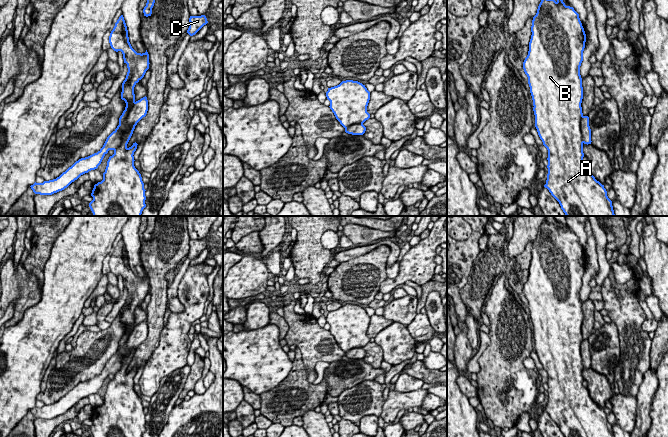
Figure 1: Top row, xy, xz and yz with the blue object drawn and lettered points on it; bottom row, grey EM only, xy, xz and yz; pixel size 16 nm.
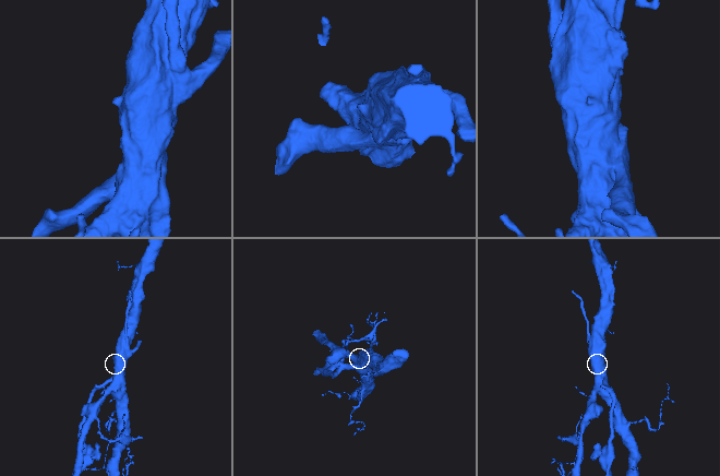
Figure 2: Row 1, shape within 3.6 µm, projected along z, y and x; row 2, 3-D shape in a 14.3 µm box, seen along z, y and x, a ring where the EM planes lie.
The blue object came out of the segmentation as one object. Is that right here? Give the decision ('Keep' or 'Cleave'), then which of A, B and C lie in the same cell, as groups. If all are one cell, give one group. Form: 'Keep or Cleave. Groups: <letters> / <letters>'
Cleave. Groups: A B / C

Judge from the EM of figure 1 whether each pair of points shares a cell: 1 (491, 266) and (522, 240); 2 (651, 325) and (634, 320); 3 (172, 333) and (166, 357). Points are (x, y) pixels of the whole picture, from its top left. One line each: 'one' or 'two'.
1: two
2: two
3: one

